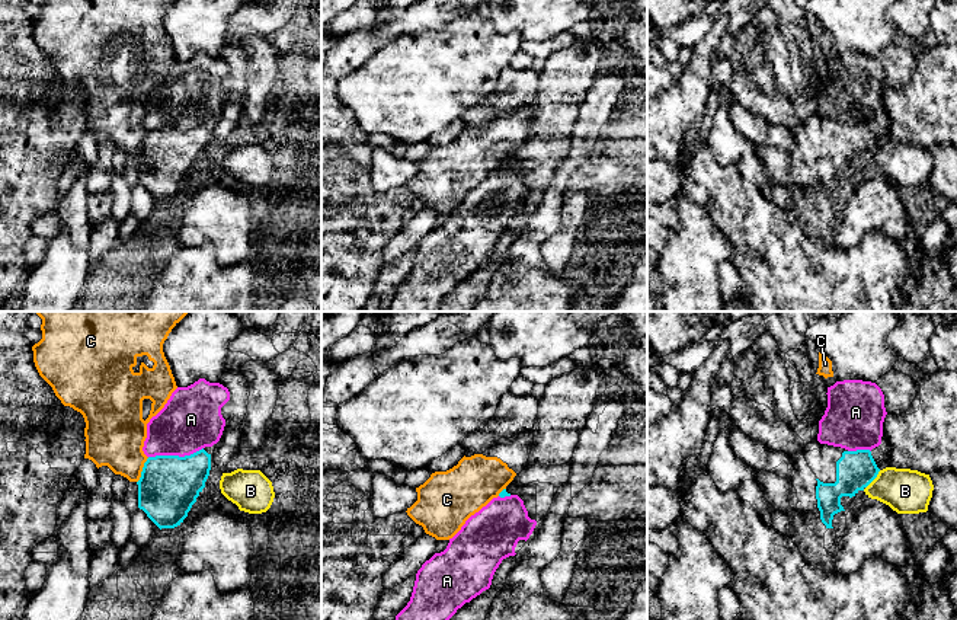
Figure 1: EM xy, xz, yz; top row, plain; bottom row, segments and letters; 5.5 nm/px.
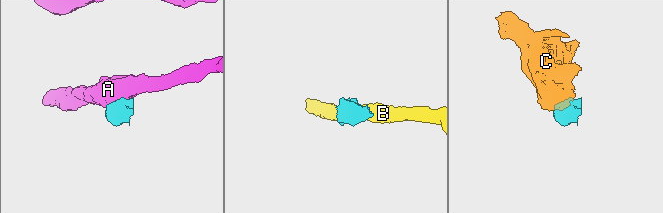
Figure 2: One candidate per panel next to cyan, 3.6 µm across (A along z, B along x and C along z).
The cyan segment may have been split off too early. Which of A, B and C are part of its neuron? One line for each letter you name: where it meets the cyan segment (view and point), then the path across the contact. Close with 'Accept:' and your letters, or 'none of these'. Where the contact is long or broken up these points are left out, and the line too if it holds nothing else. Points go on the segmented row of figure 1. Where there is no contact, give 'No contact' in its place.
Accept: none of these

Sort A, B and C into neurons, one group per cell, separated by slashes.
A / B / C

